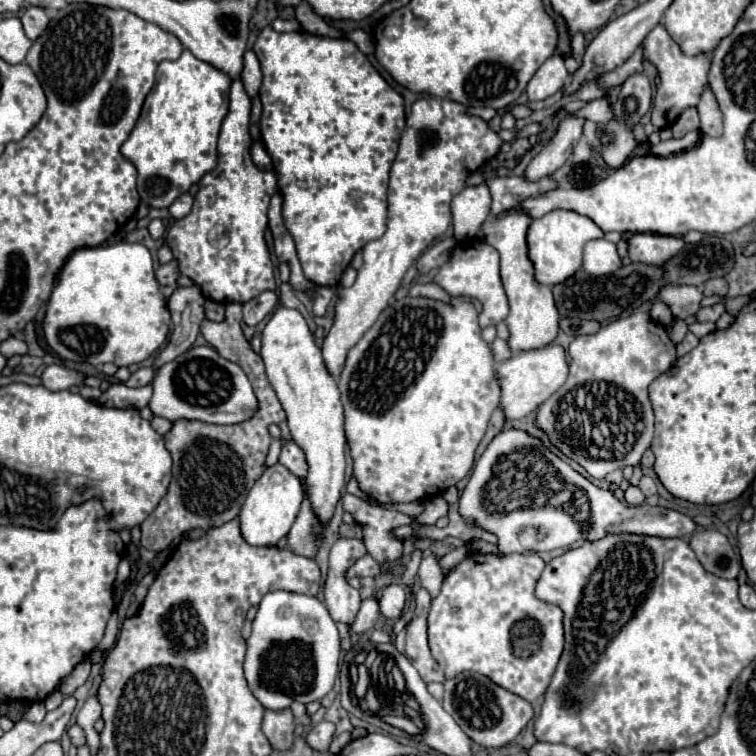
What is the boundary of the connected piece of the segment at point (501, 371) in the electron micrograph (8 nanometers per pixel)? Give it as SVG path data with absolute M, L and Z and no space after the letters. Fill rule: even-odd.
M548 344L538 350L528 350L512 356L506 362L496 366L496 378L500 380L502 398L500 406L504 408L506 420L524 418L526 414L534 412L540 404L544 404L568 378L568 360L566 350L560 344Z

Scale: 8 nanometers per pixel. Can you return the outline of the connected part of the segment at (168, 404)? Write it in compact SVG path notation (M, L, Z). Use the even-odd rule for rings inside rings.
M196 346L164 364L152 382L150 410L168 420L202 420L210 424L240 424L258 412L258 400L240 364L222 358L212 346Z

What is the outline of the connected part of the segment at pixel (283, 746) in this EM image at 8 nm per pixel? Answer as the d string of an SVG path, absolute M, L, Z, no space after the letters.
M266 710L262 730L274 750L288 750L294 738L294 716L290 710L272 712Z

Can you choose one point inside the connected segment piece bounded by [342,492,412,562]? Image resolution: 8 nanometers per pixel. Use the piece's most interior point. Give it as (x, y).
(377, 524)

